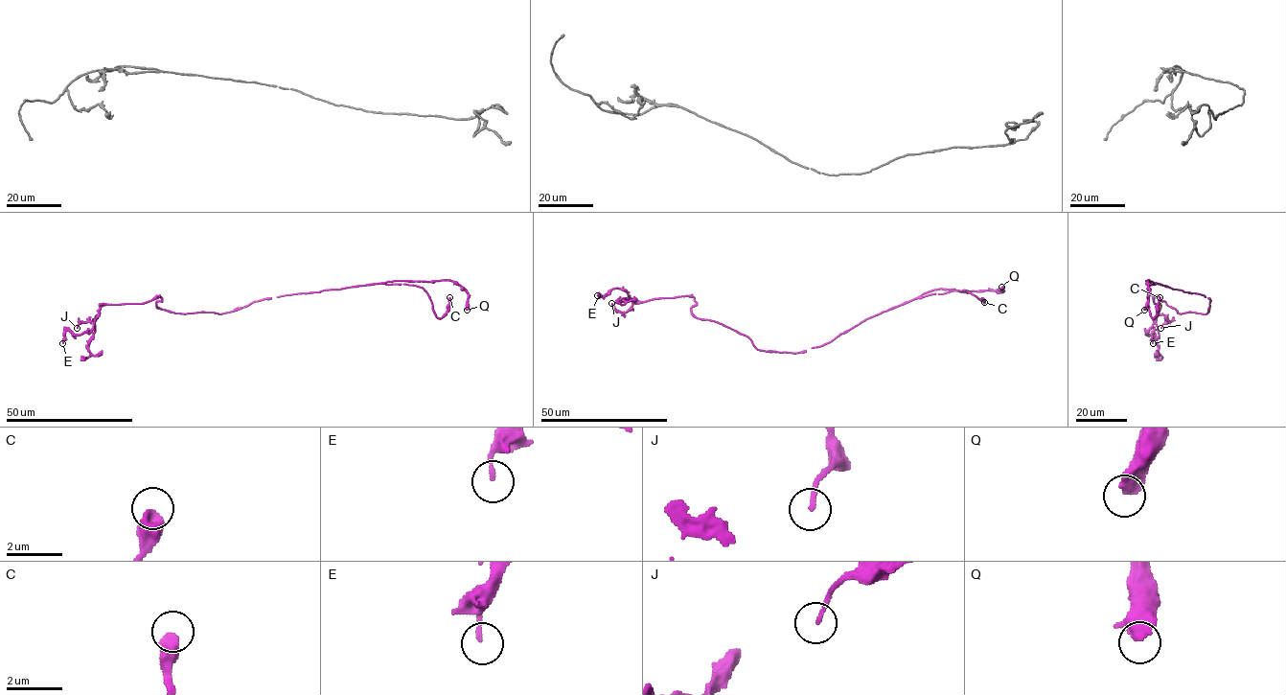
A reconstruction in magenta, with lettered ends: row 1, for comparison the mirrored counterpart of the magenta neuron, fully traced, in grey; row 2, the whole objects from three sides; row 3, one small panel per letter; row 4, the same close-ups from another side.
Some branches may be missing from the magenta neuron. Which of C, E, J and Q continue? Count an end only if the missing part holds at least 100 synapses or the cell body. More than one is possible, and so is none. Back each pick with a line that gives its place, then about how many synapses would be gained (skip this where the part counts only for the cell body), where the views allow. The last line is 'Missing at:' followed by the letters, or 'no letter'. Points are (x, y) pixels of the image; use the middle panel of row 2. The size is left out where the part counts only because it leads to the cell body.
Missing at: no letter

